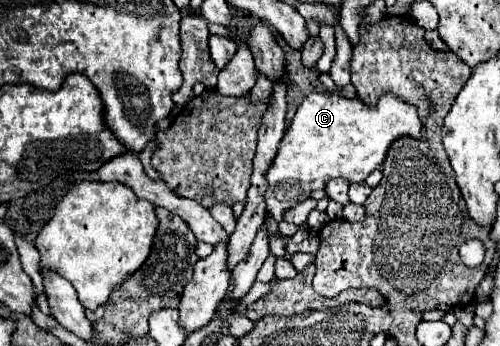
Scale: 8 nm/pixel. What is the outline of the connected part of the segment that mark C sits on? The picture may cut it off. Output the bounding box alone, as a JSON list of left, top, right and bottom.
[265,91,423,223]

